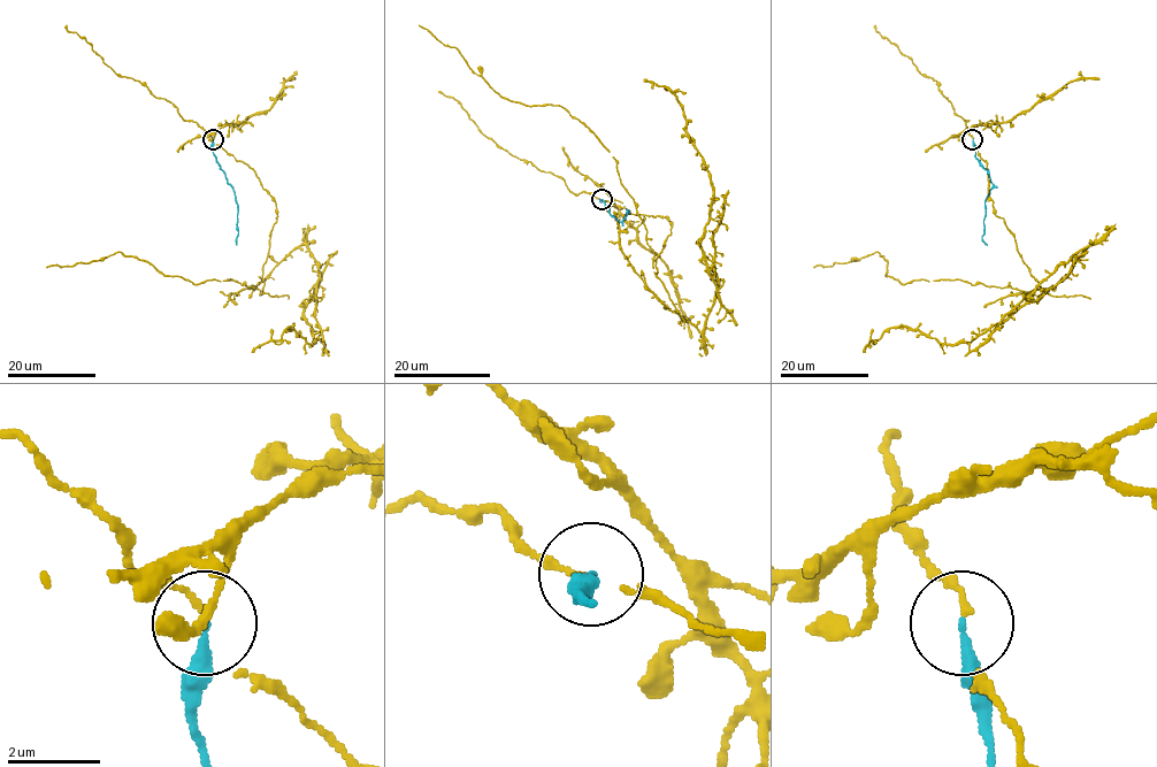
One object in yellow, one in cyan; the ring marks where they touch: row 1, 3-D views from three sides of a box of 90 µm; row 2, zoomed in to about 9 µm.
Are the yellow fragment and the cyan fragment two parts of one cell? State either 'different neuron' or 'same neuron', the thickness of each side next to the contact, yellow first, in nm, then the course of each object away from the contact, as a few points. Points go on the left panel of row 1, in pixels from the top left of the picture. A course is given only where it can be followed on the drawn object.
different neuron; 130 nm thick on the yellow side, 240 nm on the other; yellow runs (213, 139), (276, 204), (262, 292), (252, 294), (304, 244), (319, 269), (314, 342), (289, 327), (252, 352); cyan runs (213, 139), (214, 156), (237, 205), (236, 244)

